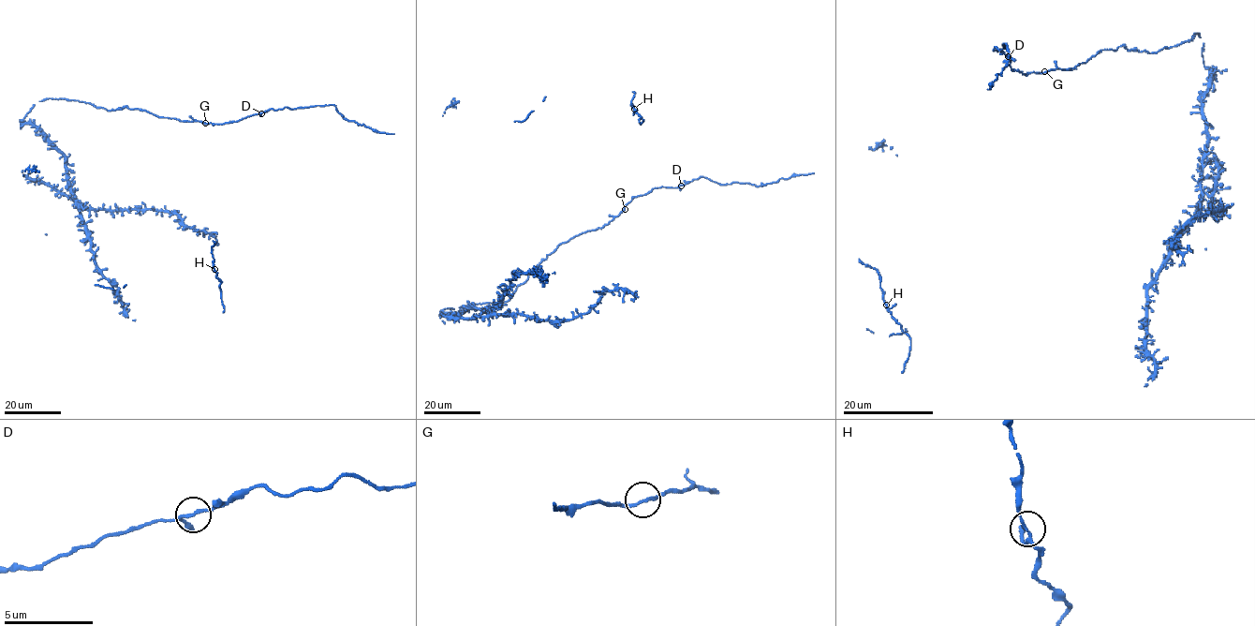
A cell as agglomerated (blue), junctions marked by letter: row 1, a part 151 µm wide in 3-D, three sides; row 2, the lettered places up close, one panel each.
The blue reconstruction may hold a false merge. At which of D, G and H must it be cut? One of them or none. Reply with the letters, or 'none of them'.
none of them

